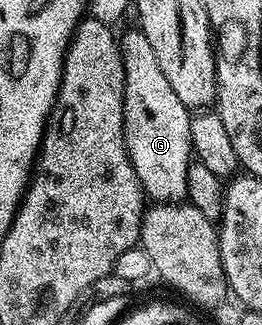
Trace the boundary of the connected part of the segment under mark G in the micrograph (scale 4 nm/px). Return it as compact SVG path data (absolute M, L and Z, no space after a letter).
M132 28L127 35L118 39L119 51L123 54L123 67L125 68L125 88L123 89L123 139L127 145L127 155L133 164L133 168L139 177L139 183L143 185L143 193L148 199L155 202L178 202L187 197L187 173L189 172L189 164L193 160L193 151L191 149L191 137L189 136L189 128L191 127L192 111L187 109L185 104L181 104L181 99L177 96L177 92L173 92L173 88L169 84L169 80L165 80L165 72L161 72L161 64L157 64L157 55L153 53L153 44L149 44L149 40L143 34L142 30Z

